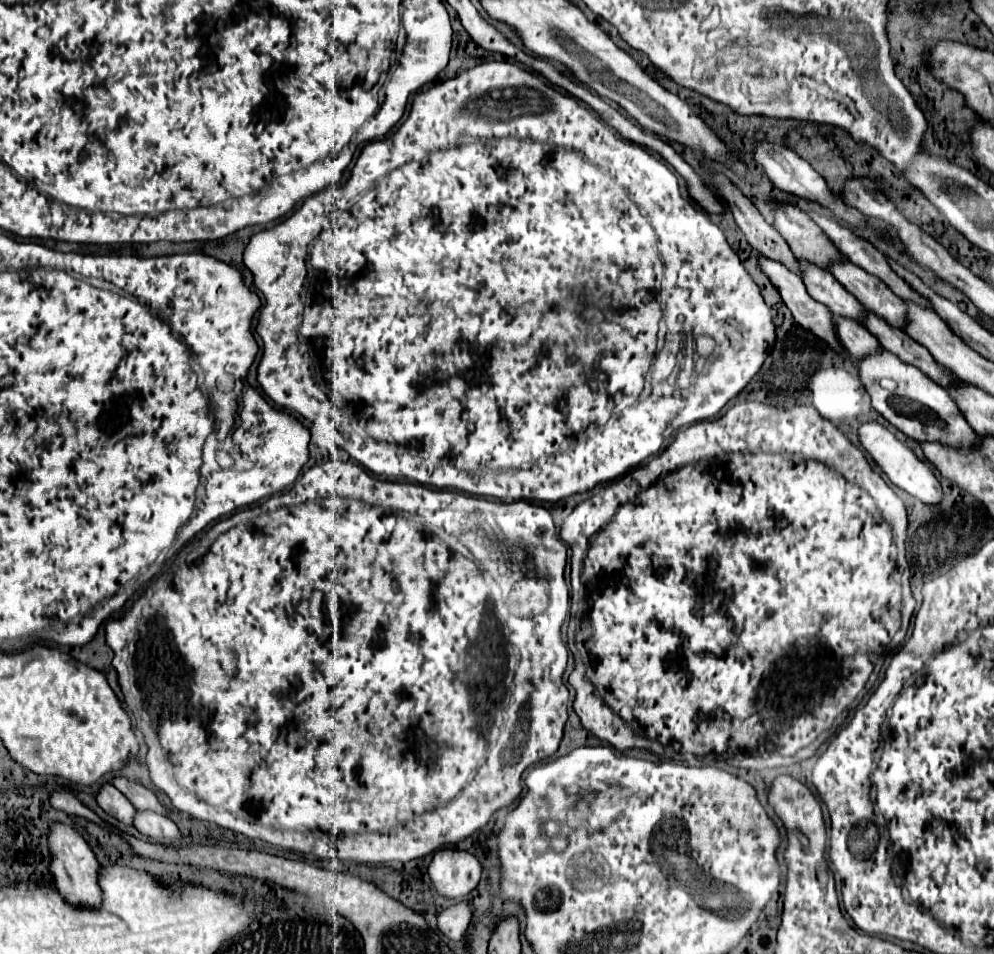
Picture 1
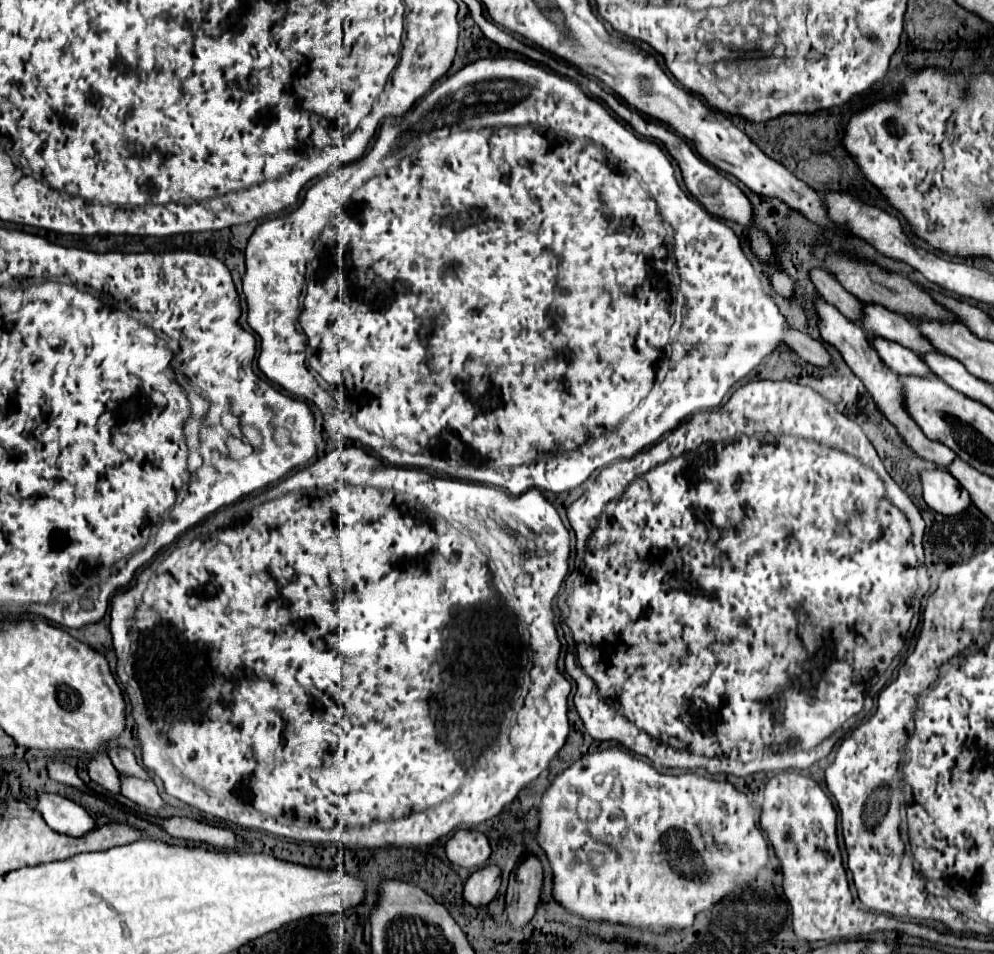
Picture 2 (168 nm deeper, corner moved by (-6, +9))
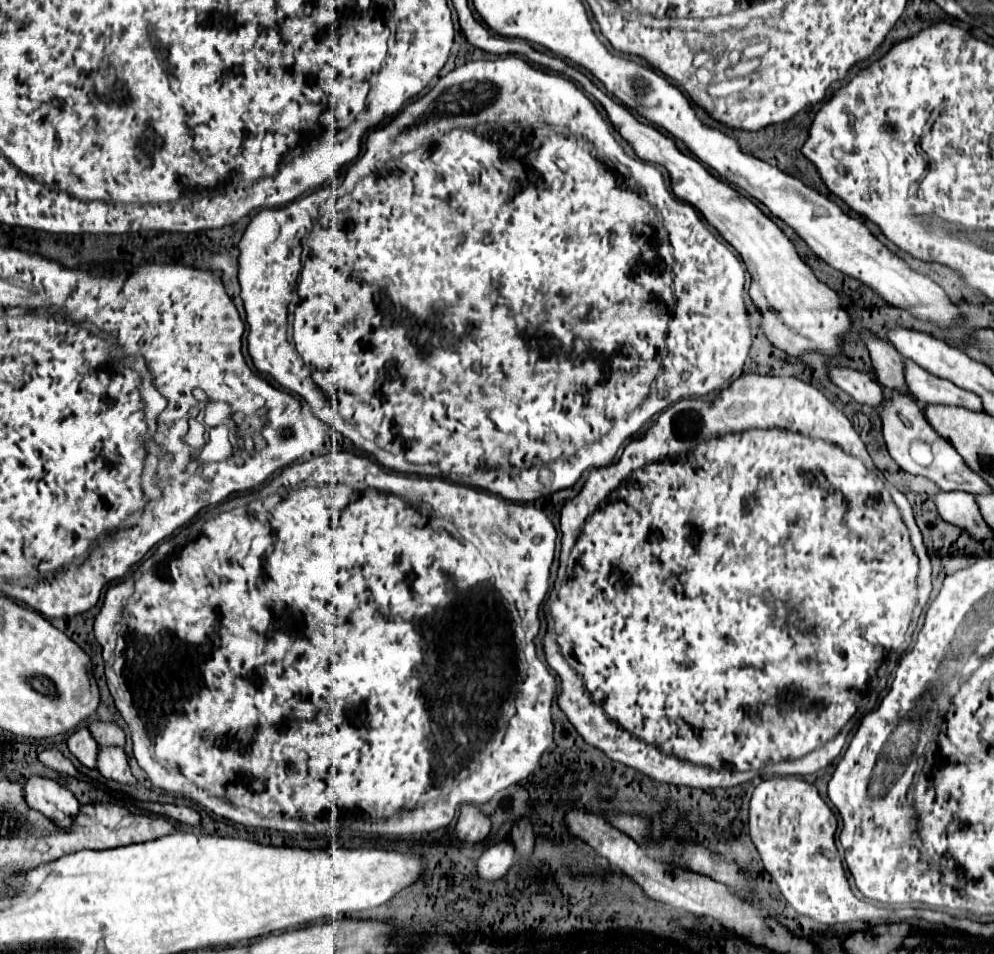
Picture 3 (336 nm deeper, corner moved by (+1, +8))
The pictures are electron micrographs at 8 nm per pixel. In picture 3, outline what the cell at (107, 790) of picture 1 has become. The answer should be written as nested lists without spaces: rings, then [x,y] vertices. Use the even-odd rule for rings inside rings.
[[[80,727],[78,731],[74,731],[70,737],[68,737],[68,749],[72,751],[72,755],[76,755],[76,759],[94,769],[96,767],[96,753],[98,753],[98,745],[94,741],[94,737],[90,735],[90,731],[86,727]]]

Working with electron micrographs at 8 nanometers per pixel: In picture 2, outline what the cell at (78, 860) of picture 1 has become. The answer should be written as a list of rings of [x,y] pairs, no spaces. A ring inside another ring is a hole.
[[[41,794],[37,810],[45,816],[45,822],[51,830],[67,836],[83,836],[95,828],[93,818],[79,804],[59,796],[59,794]]]

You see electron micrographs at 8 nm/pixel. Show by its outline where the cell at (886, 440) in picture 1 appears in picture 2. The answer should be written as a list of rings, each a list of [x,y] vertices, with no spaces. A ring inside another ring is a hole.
[[[921,470],[919,482],[923,486],[925,504],[939,514],[955,516],[971,504],[969,492],[961,488],[961,484],[947,470]]]

